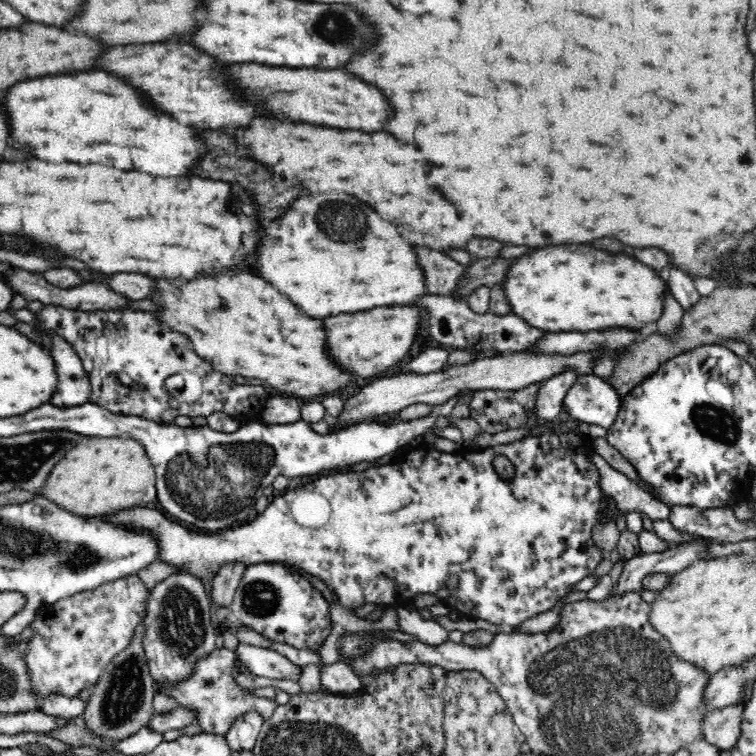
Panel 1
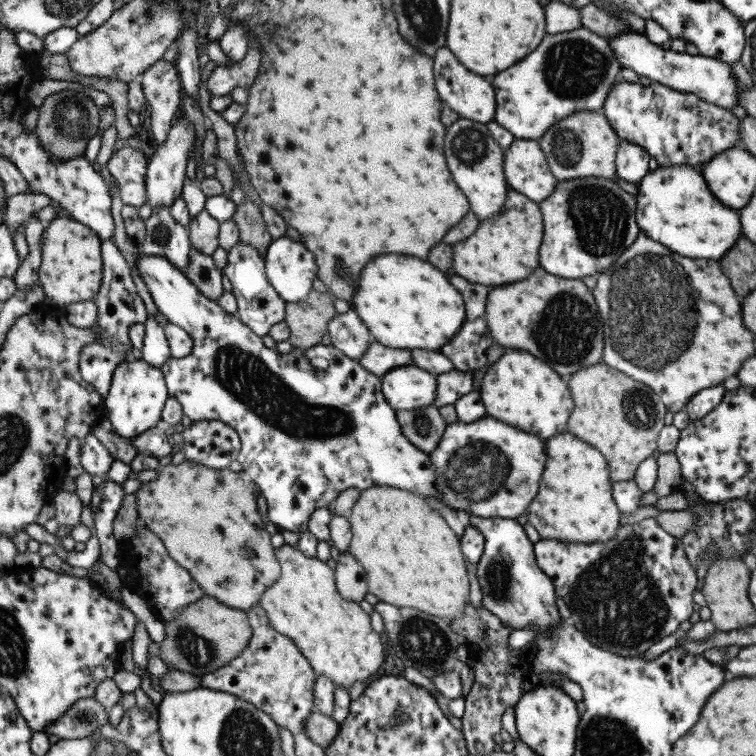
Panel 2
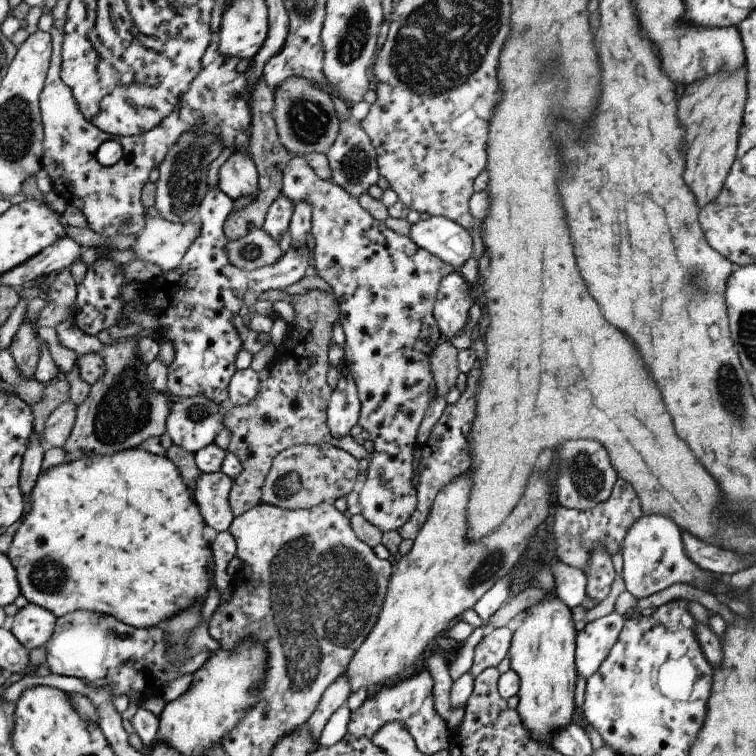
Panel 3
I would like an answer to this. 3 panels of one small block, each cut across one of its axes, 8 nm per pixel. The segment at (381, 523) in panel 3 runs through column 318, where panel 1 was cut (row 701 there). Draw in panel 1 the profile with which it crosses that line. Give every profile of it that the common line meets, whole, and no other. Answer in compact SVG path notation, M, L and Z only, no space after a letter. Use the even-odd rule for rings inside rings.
M212 648L208 654L202 654L194 664L192 670L186 676L180 678L160 678L154 682L154 690L160 696L168 696L170 700L174 700L178 706L188 706L188 708L198 708L202 718L200 718L200 726L204 728L206 734L218 734L224 736L226 728L232 724L232 720L236 716L240 716L246 710L260 710L264 712L266 720L272 714L272 710L278 706L274 700L266 700L266 698L256 698L250 696L250 690L240 688L234 678L232 678L232 670L234 670L236 662L234 662L234 652L226 650L226 648Z

